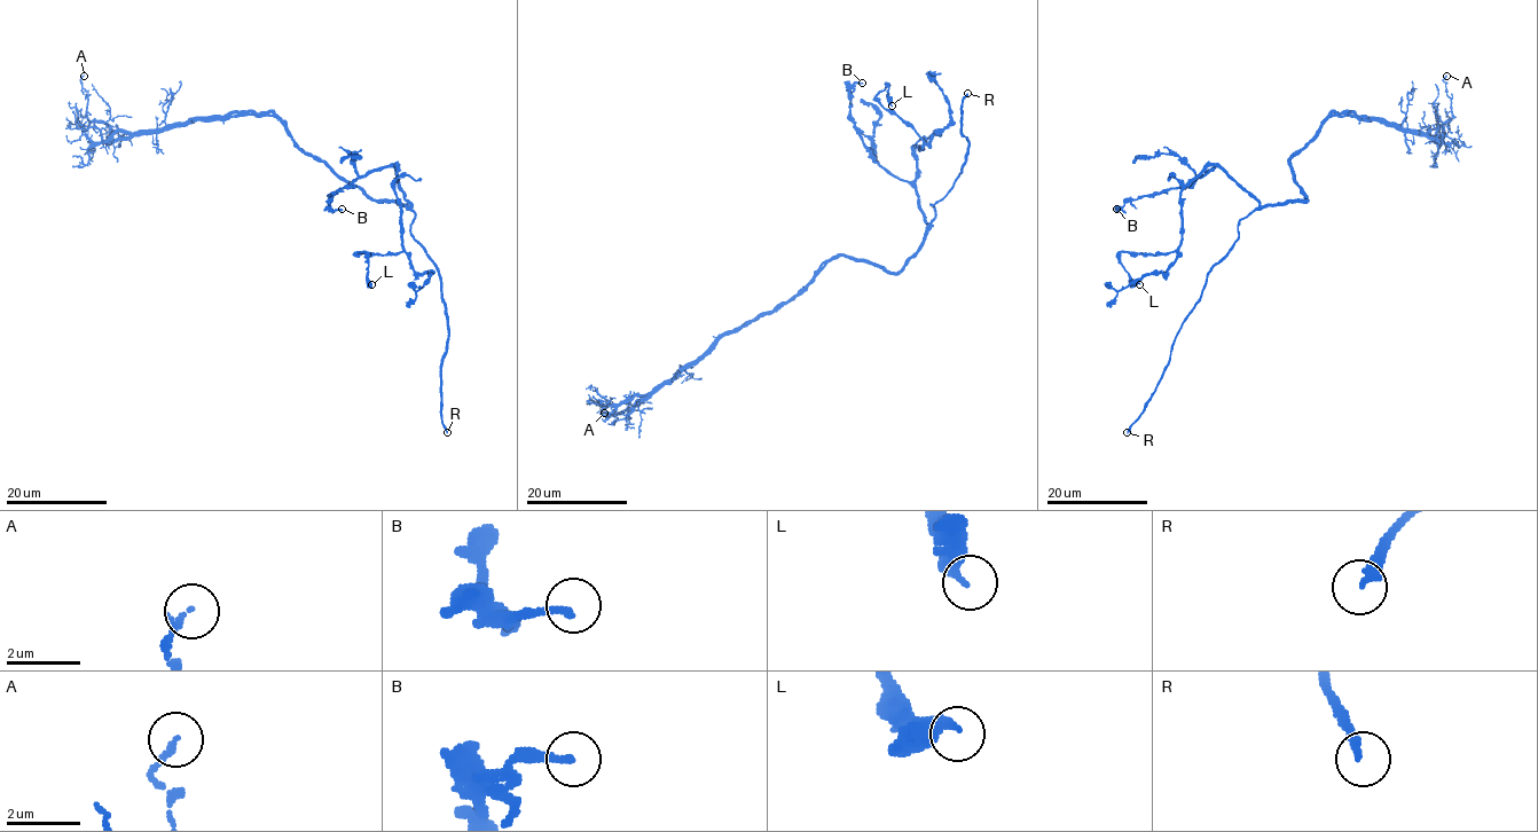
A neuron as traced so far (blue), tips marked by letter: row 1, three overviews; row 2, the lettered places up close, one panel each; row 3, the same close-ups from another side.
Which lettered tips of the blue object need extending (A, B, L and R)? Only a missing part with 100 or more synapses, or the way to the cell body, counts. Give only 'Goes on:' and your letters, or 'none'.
Goes on: R

